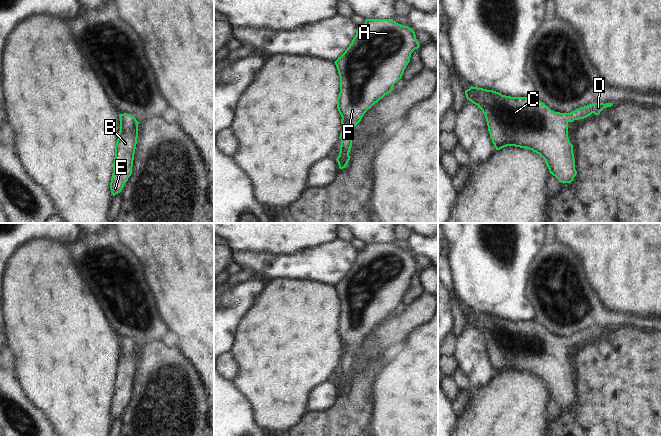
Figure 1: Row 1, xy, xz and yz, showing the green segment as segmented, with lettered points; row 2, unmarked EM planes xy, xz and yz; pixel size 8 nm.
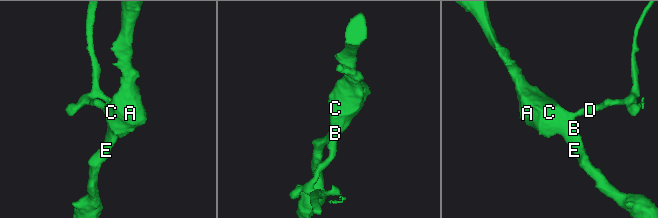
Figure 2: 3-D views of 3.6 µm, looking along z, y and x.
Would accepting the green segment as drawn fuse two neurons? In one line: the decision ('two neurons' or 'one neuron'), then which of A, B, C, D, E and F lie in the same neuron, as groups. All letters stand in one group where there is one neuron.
one neuron; groups A B C D E F

